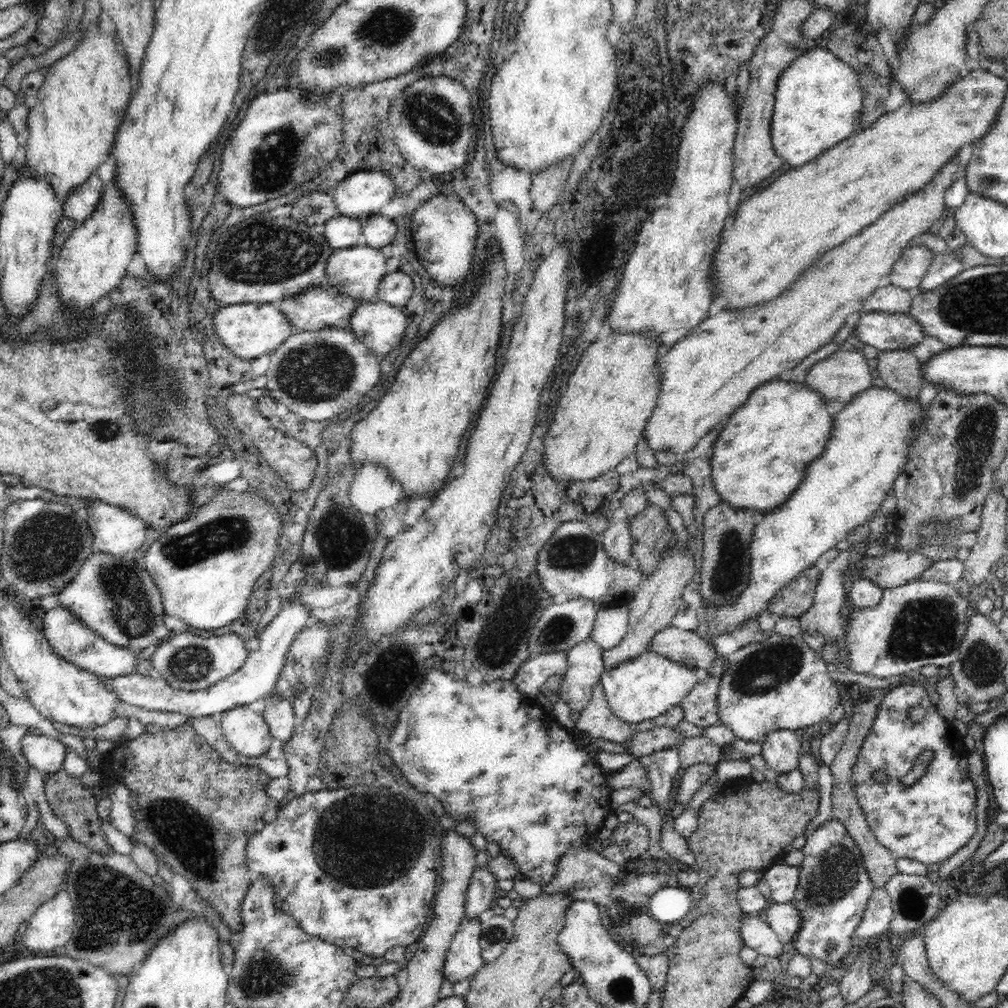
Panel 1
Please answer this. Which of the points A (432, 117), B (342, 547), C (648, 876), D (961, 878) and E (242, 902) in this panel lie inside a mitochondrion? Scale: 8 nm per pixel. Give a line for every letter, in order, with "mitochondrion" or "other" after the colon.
A: mitochondrion
B: mitochondrion
C: mitochondrion
D: other
E: other

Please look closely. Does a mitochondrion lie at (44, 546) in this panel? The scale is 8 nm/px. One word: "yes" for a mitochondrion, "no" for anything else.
yes

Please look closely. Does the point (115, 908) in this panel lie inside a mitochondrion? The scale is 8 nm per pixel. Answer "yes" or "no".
yes

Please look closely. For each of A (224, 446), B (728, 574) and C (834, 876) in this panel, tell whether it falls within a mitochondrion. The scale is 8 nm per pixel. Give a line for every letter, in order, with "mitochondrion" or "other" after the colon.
A: other
B: mitochondrion
C: mitochondrion

